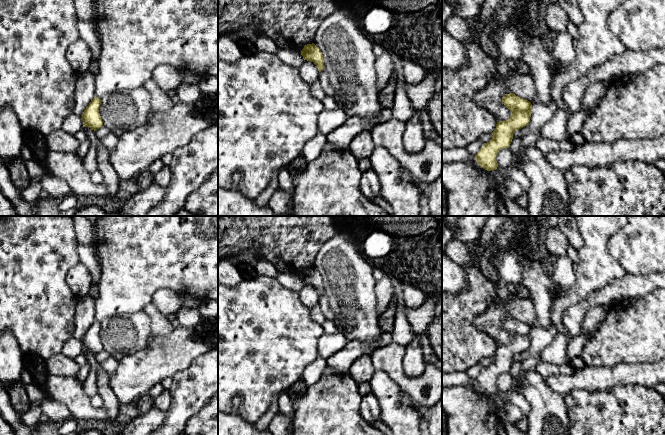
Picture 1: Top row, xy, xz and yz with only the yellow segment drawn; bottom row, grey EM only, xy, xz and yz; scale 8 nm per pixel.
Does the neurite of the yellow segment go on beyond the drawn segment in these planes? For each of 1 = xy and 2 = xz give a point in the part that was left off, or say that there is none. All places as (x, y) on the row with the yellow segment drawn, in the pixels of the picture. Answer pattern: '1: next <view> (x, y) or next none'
1: next none
2: next none

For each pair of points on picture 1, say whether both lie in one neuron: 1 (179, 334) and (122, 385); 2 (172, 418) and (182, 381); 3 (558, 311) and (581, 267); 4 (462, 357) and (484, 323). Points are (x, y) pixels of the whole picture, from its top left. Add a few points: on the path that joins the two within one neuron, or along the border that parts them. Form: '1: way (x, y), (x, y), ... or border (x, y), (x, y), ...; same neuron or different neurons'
1: way (165, 348), (136, 375); same neuron
2: way (181, 409), (182, 390); same neuron
3: way (566, 300), (581, 285), (581, 278); same neuron
4: border (486, 308), (475, 317), (474, 325), (496, 346); different neurons

